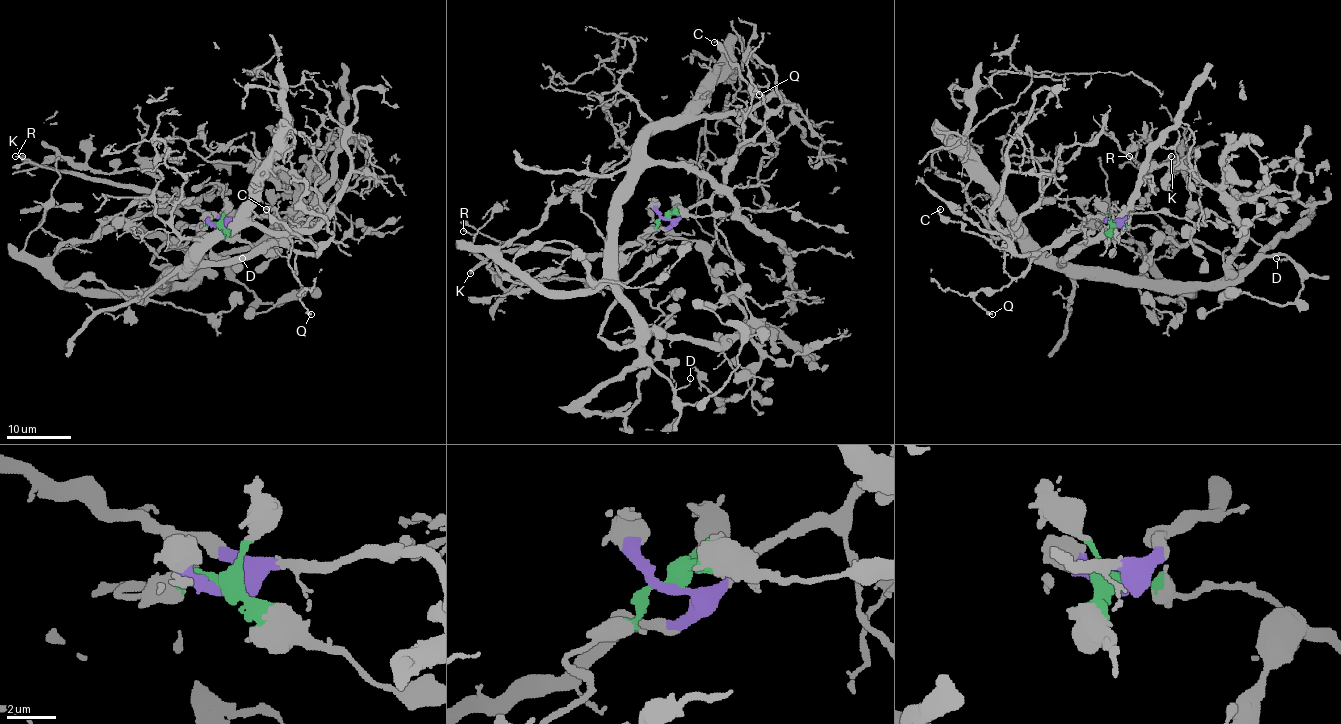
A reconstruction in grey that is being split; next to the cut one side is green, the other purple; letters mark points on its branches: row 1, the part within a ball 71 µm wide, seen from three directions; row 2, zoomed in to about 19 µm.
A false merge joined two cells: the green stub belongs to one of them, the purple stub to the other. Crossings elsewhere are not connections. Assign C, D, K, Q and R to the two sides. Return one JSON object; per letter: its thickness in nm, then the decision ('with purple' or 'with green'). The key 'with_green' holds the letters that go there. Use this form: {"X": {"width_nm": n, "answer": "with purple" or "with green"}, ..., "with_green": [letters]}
{"C": {"width_nm": 120, "answer": "with purple"}, "D": {"width_nm": 100, "answer": "with green"}, "K": {"width_nm": 360, "answer": "with purple"}, "Q": {"width_nm": 240, "answer": "with purple"}, "R": {"width_nm": 130, "answer": "with purple"}, "with_green": ["D"]}

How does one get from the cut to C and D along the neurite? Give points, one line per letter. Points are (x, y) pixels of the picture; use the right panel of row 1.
C: (1115, 225), (1115, 220), (1089, 217), (1044, 249), (1023, 254), (996, 248), (960, 222), (947, 220), (941, 209)
D: (1115, 225), (1151, 225), (1169, 243), (1201, 243), (1225, 254), (1245, 270), (1264, 256), (1287, 258), (1277, 258)

